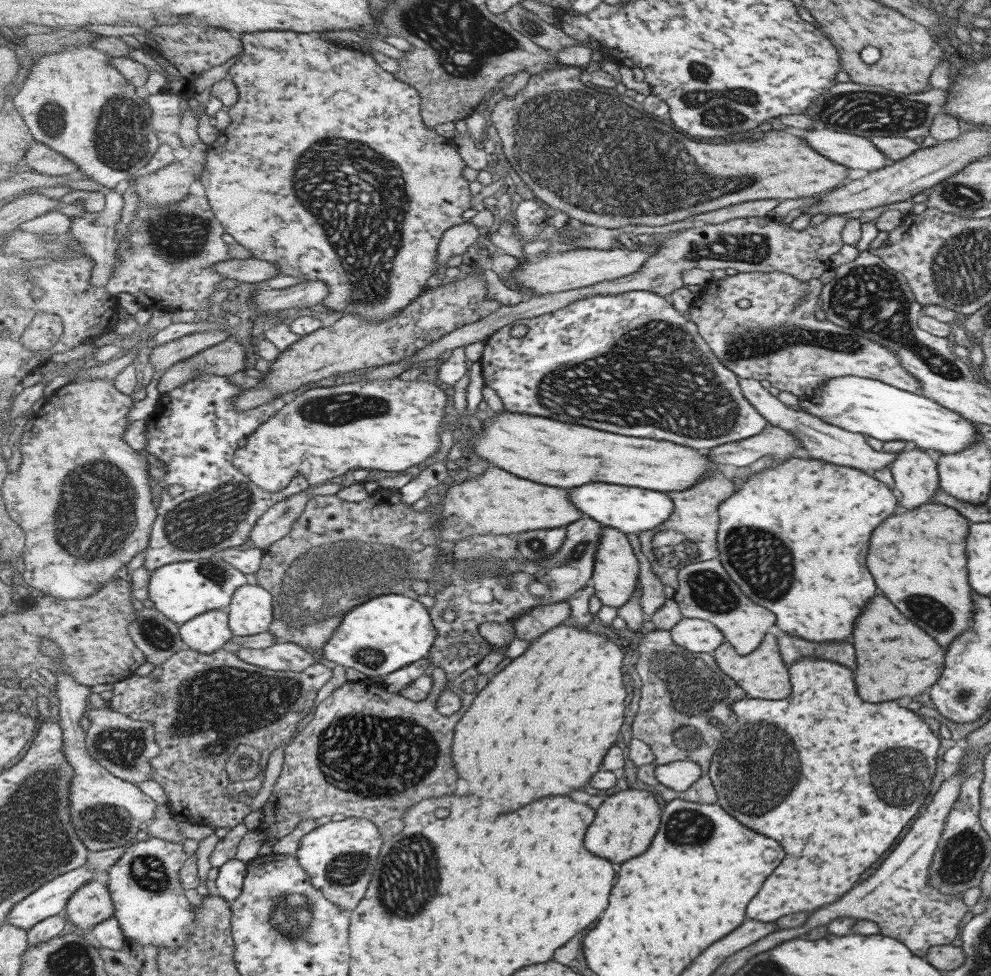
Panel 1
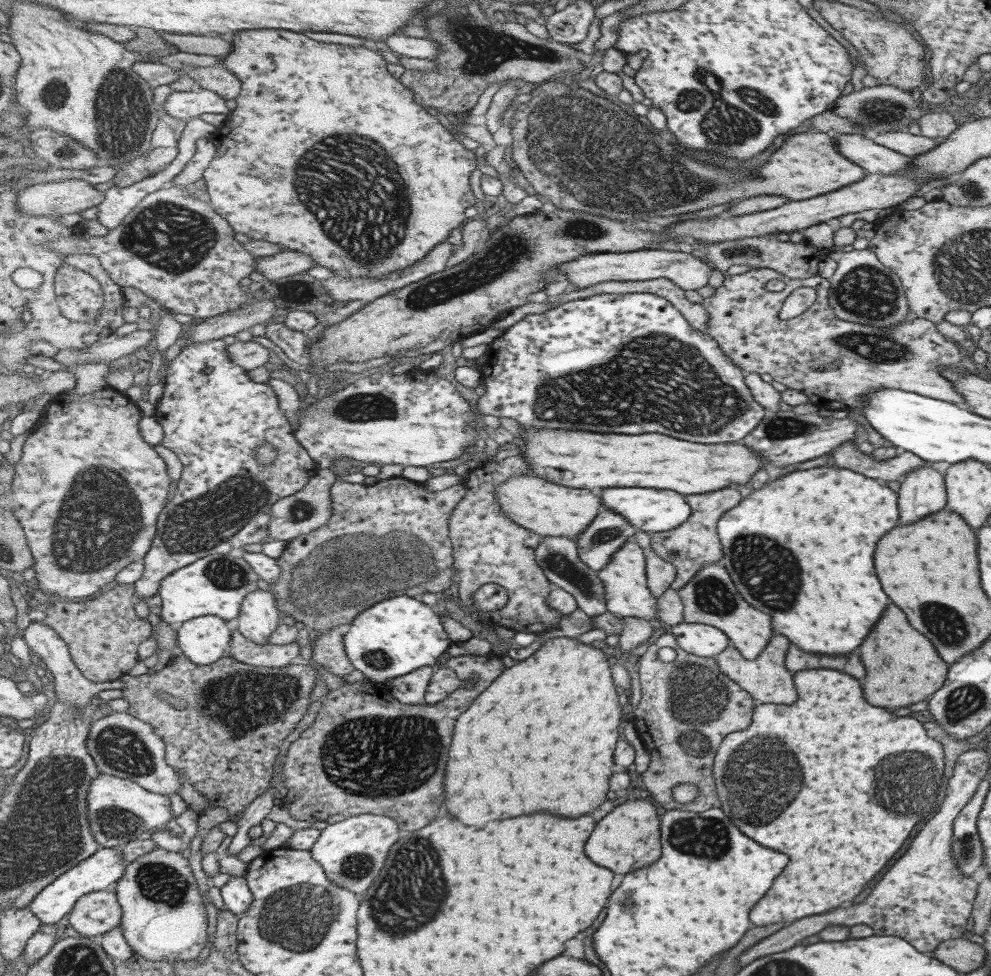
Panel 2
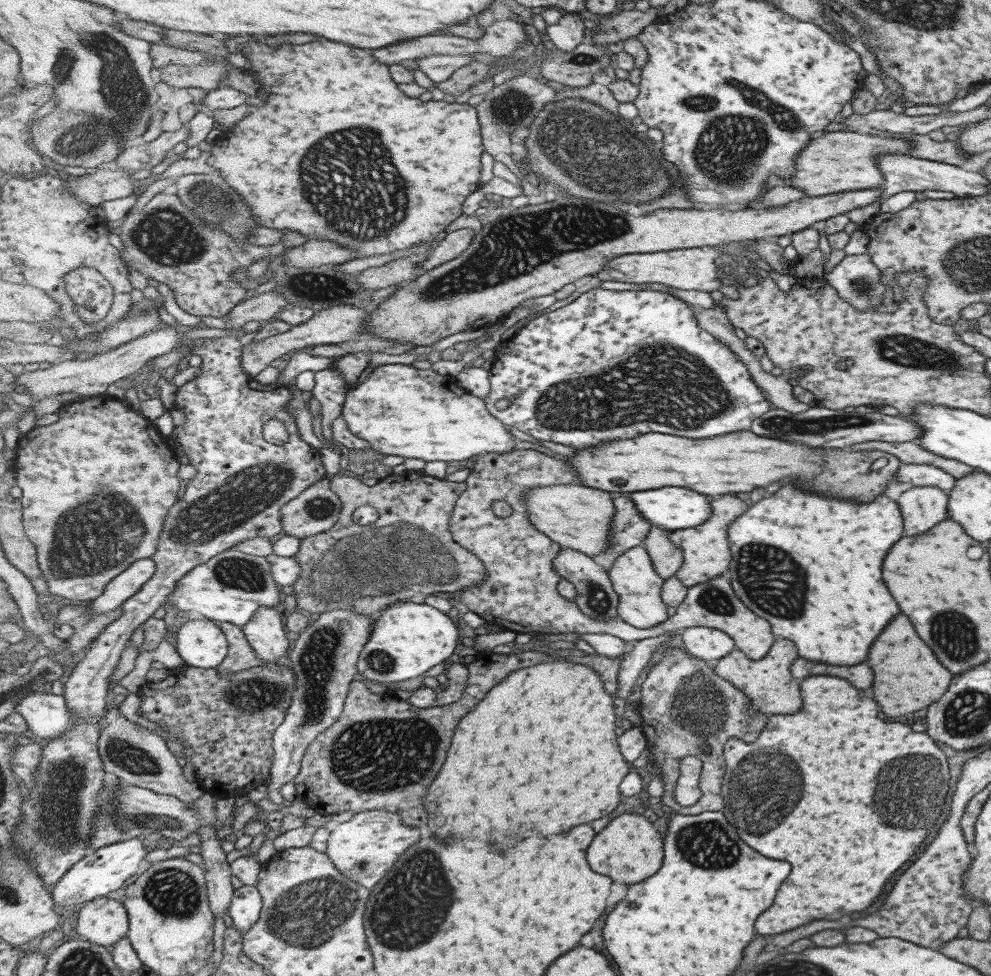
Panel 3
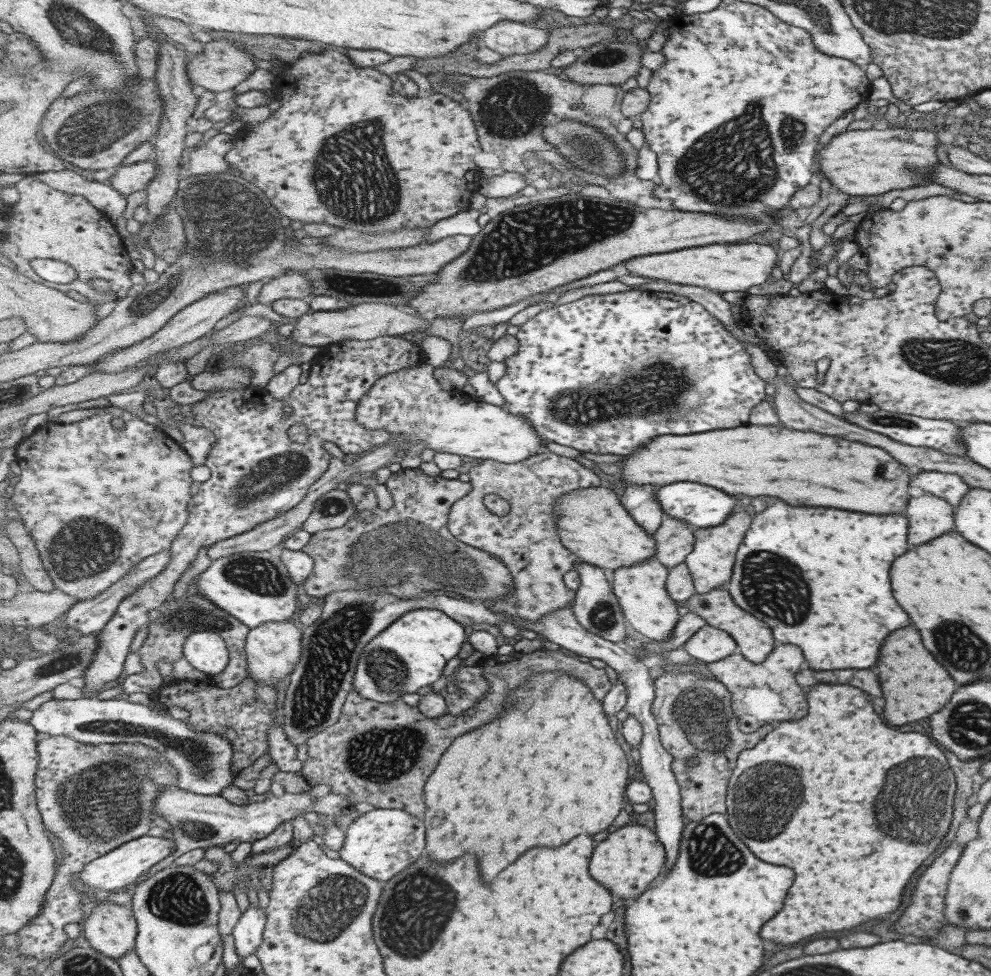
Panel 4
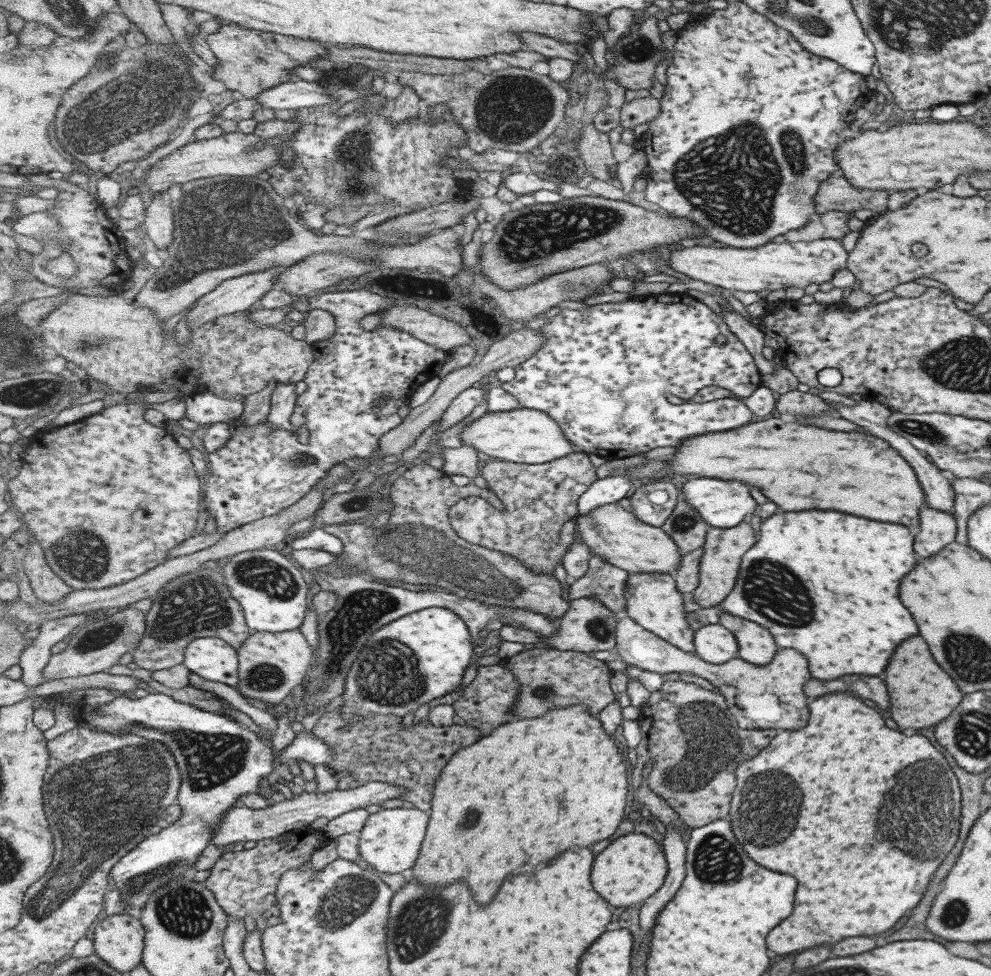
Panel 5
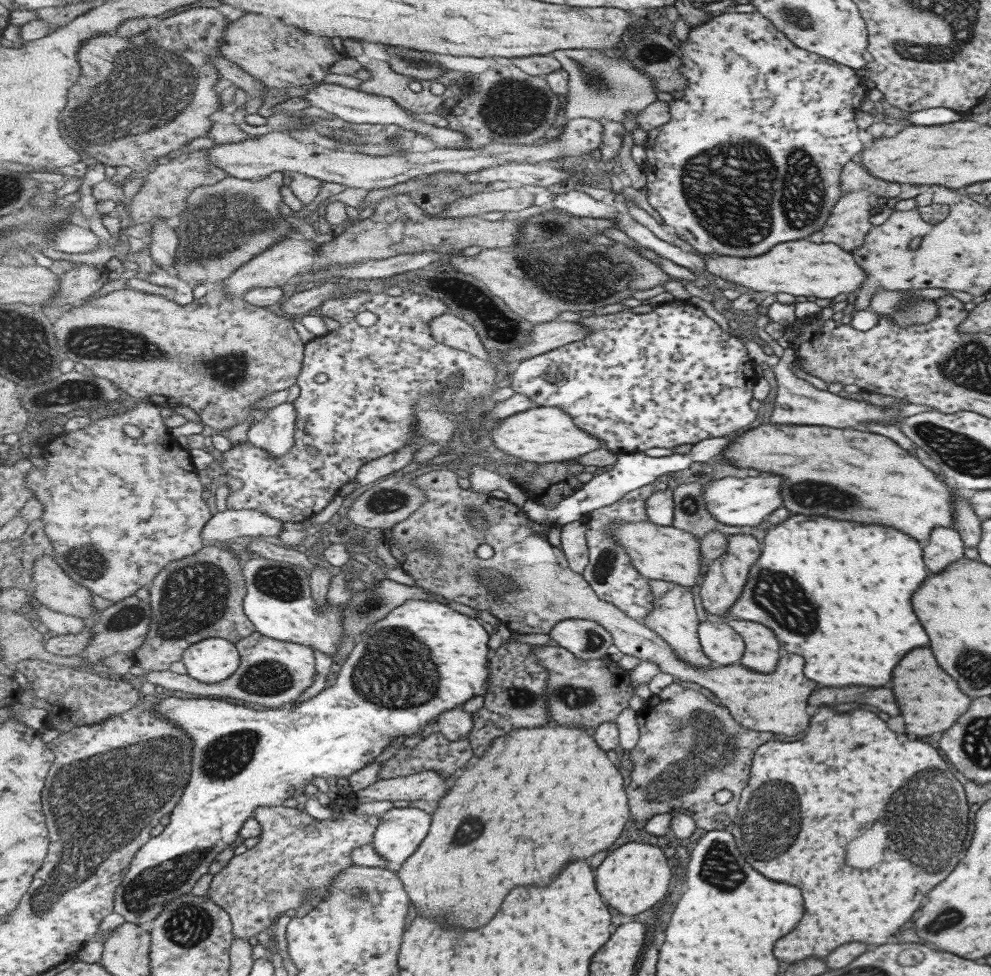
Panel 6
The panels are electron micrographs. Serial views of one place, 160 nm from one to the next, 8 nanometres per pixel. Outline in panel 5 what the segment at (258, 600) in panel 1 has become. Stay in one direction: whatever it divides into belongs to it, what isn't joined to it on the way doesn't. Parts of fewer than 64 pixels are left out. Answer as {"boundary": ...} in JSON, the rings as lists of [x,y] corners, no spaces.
{"boundary":[[[299,629],[283,632],[253,632],[238,649],[240,660],[238,690],[248,699],[260,699],[269,706],[283,708],[291,690],[304,682],[314,660],[314,650]]]}

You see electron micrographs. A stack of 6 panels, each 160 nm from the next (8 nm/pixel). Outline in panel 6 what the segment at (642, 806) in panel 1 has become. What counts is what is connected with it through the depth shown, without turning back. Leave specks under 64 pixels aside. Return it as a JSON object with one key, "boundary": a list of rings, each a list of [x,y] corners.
{"boundary":[[[636,841],[617,847],[601,868],[597,868],[599,892],[603,892],[607,904],[623,914],[626,920],[665,900],[673,879],[673,865],[667,854],[659,846]]]}

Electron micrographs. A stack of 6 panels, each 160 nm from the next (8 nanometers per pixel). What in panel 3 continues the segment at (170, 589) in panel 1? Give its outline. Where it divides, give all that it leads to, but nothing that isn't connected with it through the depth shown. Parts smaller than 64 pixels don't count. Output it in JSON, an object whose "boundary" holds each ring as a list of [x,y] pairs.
{"boundary":[[[237,548],[220,552],[185,575],[168,601],[177,611],[188,612],[191,616],[243,627],[260,608],[275,608],[283,601],[281,585],[273,578],[271,565],[267,557],[255,556]]]}

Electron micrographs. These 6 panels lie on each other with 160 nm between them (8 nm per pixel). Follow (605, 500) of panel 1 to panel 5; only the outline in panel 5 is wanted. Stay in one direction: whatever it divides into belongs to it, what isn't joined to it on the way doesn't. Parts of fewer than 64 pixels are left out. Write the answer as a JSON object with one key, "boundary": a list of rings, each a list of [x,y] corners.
{"boundary":[[[694,477],[682,486],[681,497],[699,513],[707,525],[715,528],[731,528],[747,521],[753,516],[756,503],[749,495],[749,488],[734,480],[721,480],[720,478]]]}

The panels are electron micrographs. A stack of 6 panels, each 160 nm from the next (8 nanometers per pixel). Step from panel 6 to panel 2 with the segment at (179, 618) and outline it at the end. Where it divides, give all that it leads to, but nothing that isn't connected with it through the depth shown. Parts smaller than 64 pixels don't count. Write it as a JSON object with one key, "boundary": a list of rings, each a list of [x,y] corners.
{"boundary":[[[235,630],[230,649],[231,657],[239,662],[256,667],[285,668],[301,662],[297,640],[280,645],[271,642],[267,645],[249,640],[239,630]]]}

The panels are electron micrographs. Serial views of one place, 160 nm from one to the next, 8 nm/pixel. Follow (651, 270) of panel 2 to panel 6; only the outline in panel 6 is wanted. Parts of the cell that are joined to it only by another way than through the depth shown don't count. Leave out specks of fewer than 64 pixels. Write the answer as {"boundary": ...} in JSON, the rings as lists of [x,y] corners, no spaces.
{"boundary":[[[807,239],[791,240],[771,246],[765,254],[753,258],[735,256],[701,256],[705,271],[711,275],[763,294],[785,292],[791,296],[805,296],[808,300],[832,300],[837,294],[857,292],[867,278],[865,271],[855,265],[851,254],[830,242],[813,244]]]}

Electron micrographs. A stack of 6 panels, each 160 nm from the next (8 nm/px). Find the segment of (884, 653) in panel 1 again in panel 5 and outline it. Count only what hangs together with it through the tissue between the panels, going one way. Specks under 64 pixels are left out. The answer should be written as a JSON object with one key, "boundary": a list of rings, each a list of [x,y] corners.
{"boundary":[[[911,636],[897,644],[887,668],[883,670],[883,680],[889,694],[889,712],[899,728],[925,728],[947,718],[951,710],[959,704],[961,692],[953,680],[933,662],[925,642],[919,636]]]}

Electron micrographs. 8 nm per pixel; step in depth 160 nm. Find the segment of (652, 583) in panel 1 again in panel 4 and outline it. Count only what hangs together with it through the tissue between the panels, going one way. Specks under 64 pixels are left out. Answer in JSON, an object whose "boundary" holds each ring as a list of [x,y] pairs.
{"boundary":[[[667,516],[662,526],[654,534],[656,540],[656,558],[670,569],[686,562],[693,552],[695,533],[685,521]]]}

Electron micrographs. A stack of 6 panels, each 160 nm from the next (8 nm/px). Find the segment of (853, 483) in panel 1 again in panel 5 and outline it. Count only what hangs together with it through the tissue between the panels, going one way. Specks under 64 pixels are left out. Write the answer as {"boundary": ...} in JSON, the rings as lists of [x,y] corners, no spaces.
{"boundary":[[[805,510],[805,512],[774,512],[767,520],[761,521],[756,529],[757,538],[749,550],[747,556],[743,556],[743,568],[738,568],[739,584],[735,585],[735,592],[727,595],[727,600],[723,599],[723,604],[719,603],[713,607],[709,607],[706,611],[694,610],[688,612],[687,620],[694,630],[701,628],[707,624],[715,624],[718,622],[718,614],[720,612],[731,613],[732,615],[743,617],[745,620],[755,621],[759,626],[766,628],[773,637],[774,643],[781,648],[793,648],[797,652],[801,652],[809,662],[809,674],[817,680],[835,680],[843,674],[867,674],[867,676],[877,676],[885,666],[887,666],[887,658],[891,656],[893,648],[909,638],[917,634],[915,622],[911,620],[909,612],[901,606],[901,602],[897,600],[897,584],[901,580],[903,574],[907,574],[915,562],[913,558],[913,536],[909,534],[909,530],[905,526],[899,524],[889,524],[889,522],[875,522],[875,520],[865,520],[865,518],[857,518],[857,516],[849,516],[843,512],[829,512],[829,510]]]}

